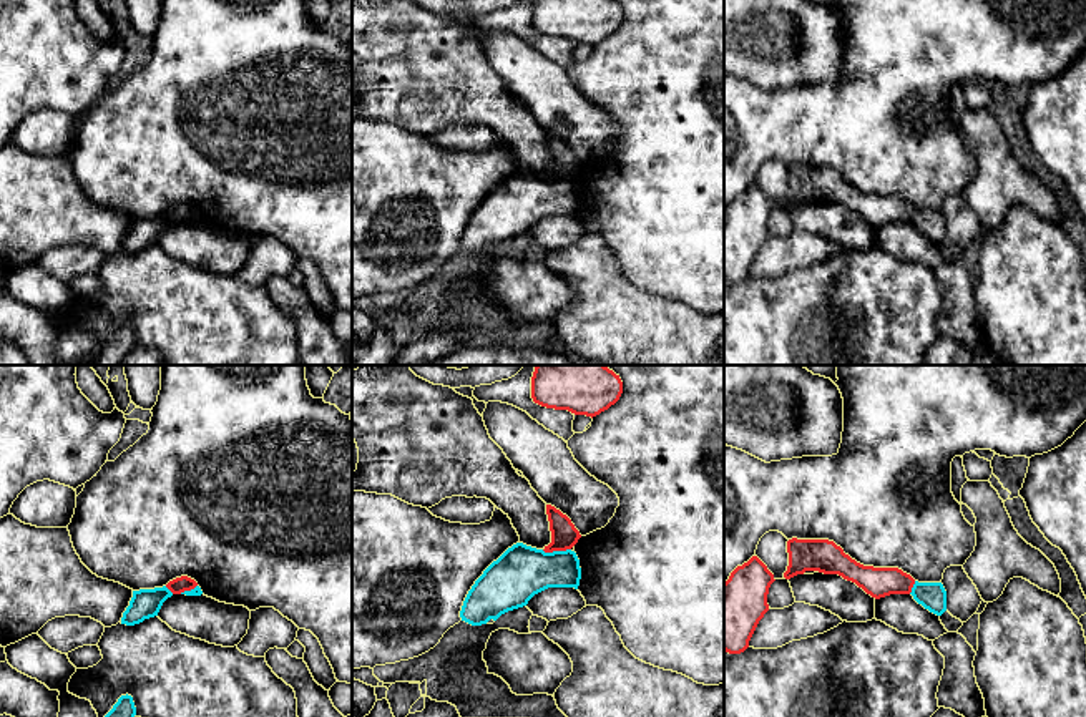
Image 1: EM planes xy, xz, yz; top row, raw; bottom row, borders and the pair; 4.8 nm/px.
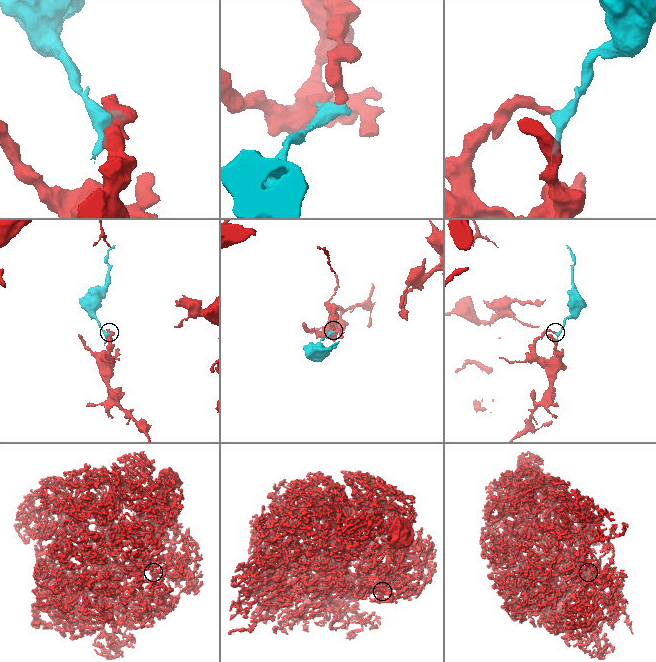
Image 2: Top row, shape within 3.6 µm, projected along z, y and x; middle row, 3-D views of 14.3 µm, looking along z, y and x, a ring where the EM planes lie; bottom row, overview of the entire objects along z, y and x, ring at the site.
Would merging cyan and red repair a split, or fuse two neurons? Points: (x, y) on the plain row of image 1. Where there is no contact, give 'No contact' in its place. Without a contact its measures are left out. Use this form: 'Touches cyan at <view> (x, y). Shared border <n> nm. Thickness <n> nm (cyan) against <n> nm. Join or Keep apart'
Touches cyan at xz (555, 180). Shared border 140 nm. Thickness 260 nm (cyan) against 130 nm. Keep apart

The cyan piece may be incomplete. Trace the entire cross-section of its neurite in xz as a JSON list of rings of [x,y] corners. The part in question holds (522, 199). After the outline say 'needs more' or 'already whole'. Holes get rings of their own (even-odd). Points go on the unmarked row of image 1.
[[[516,171],[475,209],[460,246],[472,254],[482,254],[526,234],[535,222],[548,216],[578,217],[580,207],[581,196],[575,179],[545,181]]]; already whole

